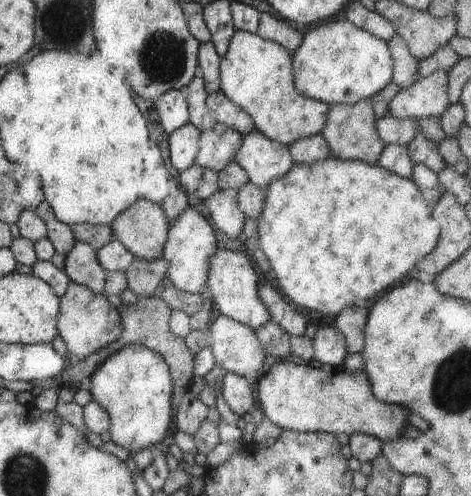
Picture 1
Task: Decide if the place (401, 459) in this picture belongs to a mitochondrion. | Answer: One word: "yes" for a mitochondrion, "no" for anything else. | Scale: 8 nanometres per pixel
no

